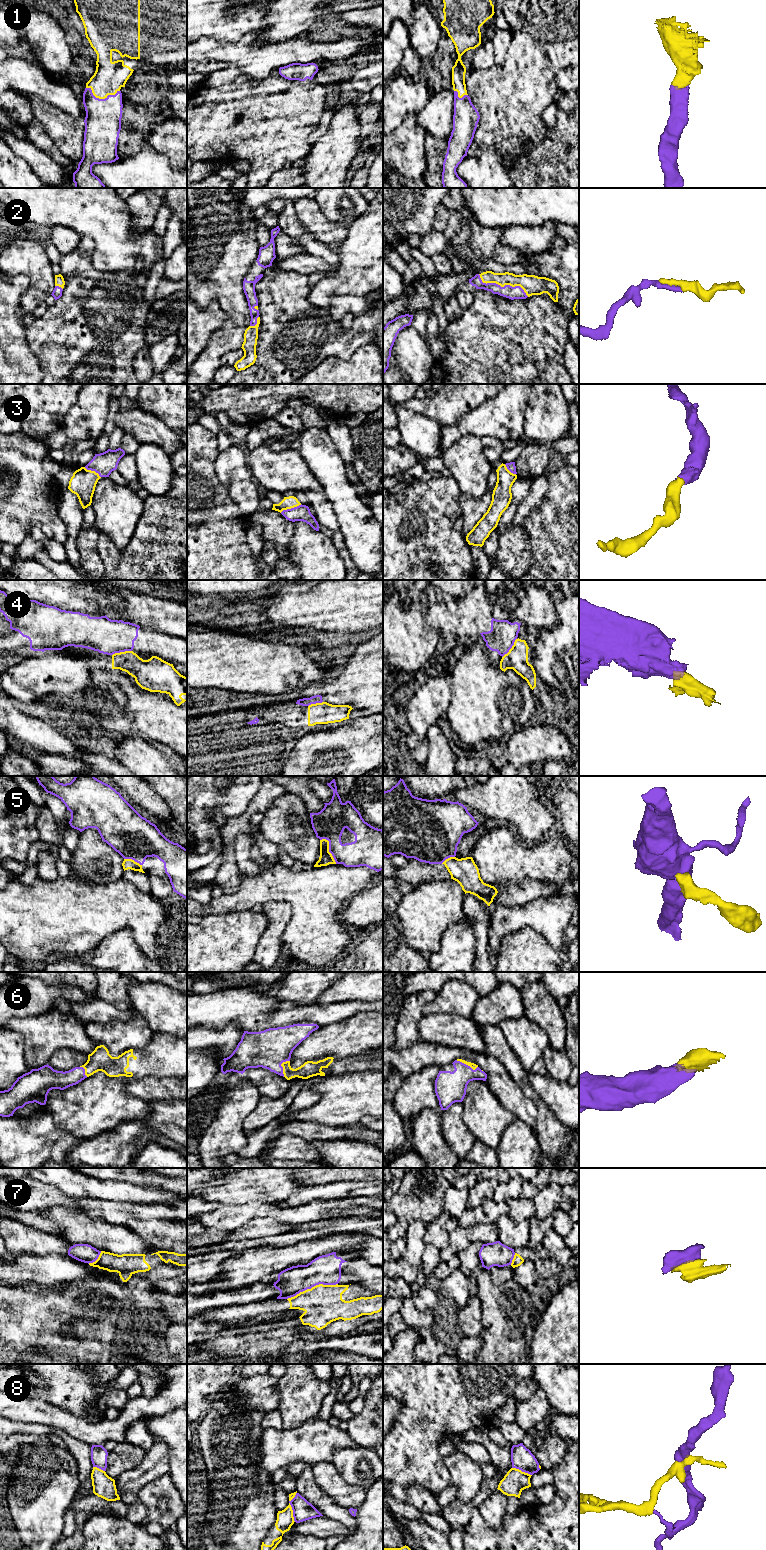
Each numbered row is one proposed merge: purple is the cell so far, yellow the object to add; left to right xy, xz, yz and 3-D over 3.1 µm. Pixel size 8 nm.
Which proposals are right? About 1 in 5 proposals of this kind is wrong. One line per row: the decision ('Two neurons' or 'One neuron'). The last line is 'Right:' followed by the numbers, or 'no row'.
1: One neuron
2: One neuron
3: One neuron
4: Two neurons
5: Two neurons
6: One neuron
7: Two neurons
8: Two neurons
Right: 1, 2, 3, 6

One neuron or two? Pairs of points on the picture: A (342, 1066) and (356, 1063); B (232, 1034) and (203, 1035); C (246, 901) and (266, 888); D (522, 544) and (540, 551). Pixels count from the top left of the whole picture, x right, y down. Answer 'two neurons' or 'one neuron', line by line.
A: one neuron
B: one neuron
C: one neuron
D: two neurons

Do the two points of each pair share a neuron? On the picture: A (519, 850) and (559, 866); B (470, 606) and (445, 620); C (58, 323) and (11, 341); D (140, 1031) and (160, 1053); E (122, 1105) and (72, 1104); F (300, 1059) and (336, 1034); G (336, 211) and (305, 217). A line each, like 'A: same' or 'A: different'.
A: same
B: same
C: different
D: different
E: same
F: same
G: different

